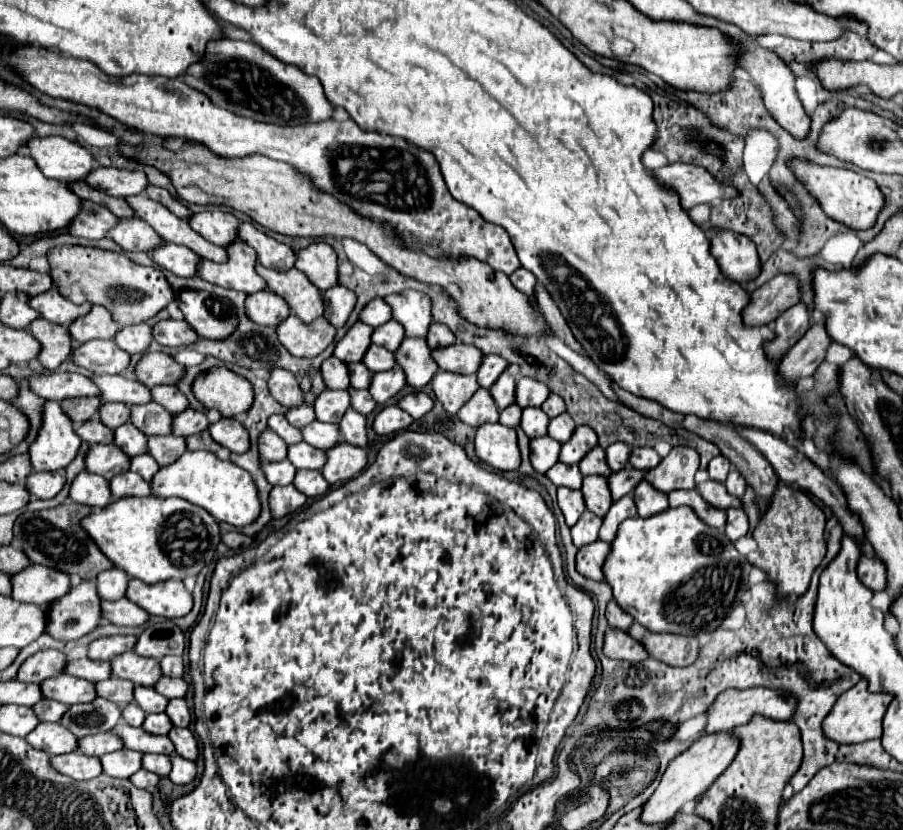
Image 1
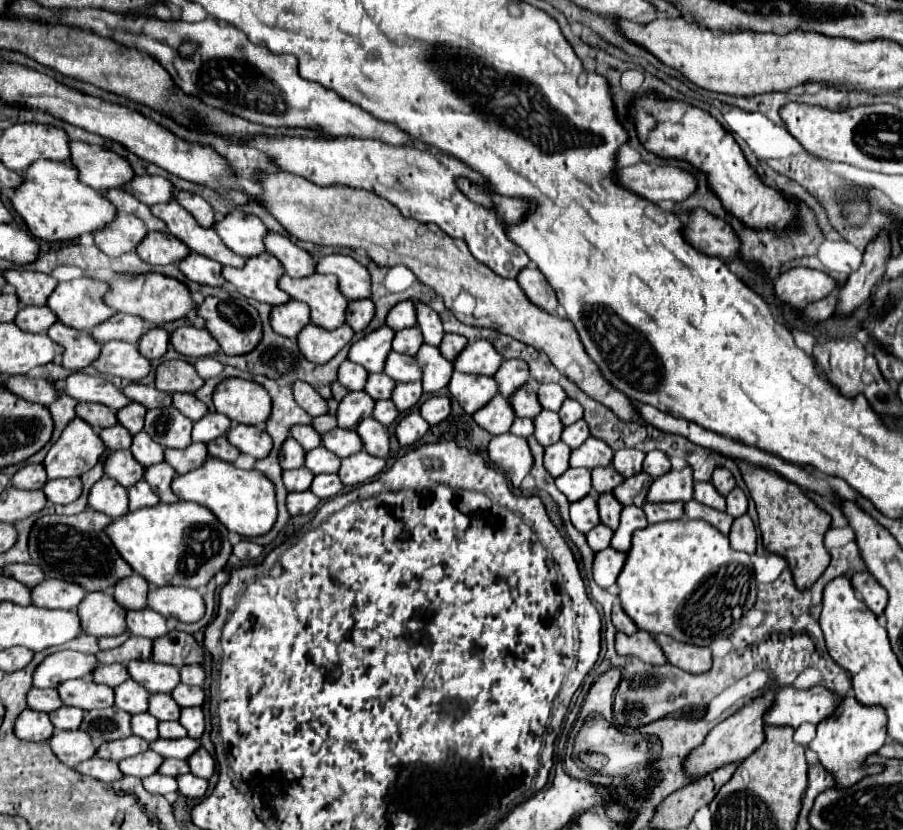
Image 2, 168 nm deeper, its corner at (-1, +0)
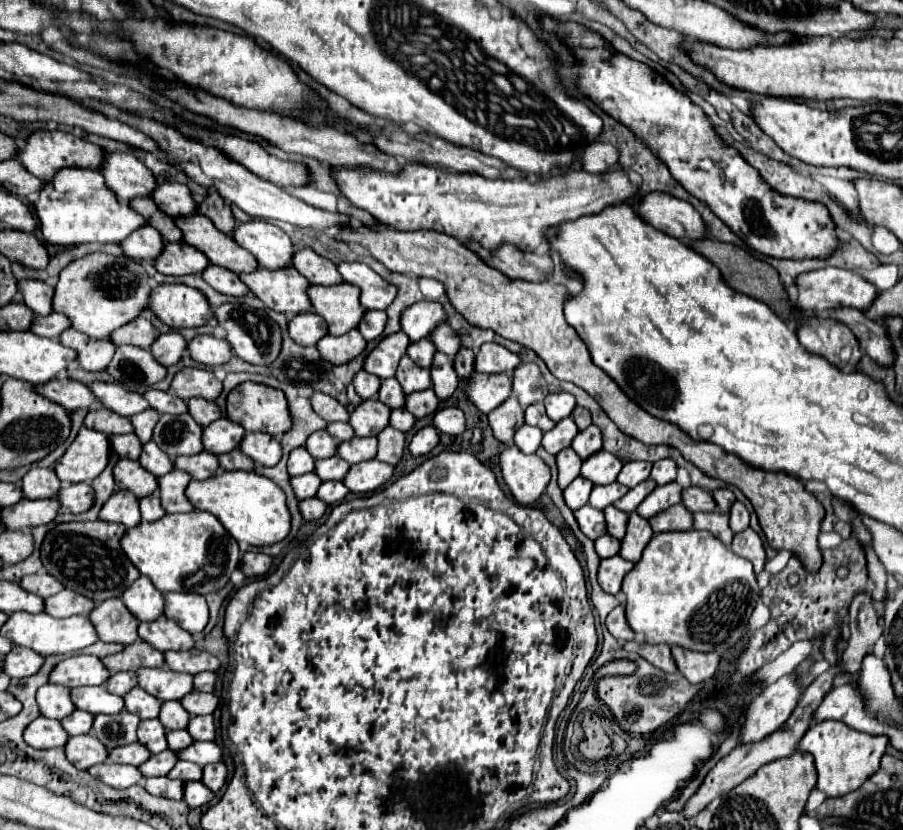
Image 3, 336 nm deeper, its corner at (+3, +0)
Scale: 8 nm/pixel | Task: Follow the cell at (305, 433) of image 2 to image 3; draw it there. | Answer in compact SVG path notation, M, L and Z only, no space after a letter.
M315 431L309 439L307 439L307 451L315 457L315 459L327 459L337 455L337 447L339 441L331 439L331 435L327 435L327 431Z

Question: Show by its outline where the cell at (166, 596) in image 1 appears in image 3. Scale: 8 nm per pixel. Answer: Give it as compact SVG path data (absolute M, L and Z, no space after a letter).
M167 593L165 617L177 621L189 633L201 633L209 621L205 597L195 593Z

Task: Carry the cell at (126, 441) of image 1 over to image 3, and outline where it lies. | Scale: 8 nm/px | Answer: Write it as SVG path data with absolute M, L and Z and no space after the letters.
M149 441L149 443L143 445L143 453L141 453L139 463L141 463L149 473L153 473L155 477L167 475L167 473L171 473L171 471L175 469L173 461L171 461L153 441Z

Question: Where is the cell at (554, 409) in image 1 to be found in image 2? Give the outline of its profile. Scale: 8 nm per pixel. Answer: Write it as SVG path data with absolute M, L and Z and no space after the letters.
M565 399L563 407L557 413L559 413L559 419L563 419L563 425L571 425L583 417L583 409L575 399Z

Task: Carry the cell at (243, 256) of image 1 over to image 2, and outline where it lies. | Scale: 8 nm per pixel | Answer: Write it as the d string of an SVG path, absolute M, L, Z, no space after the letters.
M271 253L249 257L245 267L223 267L223 279L237 287L237 291L249 299L257 299L269 305L287 303L291 297L277 287L279 275L283 275L281 263Z

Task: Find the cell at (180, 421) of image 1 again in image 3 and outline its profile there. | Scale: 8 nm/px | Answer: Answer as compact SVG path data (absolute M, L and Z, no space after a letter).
M223 417L203 429L203 445L213 455L223 455L239 447L239 443L243 441L243 435L245 435L245 429L239 423L233 423L227 417Z

